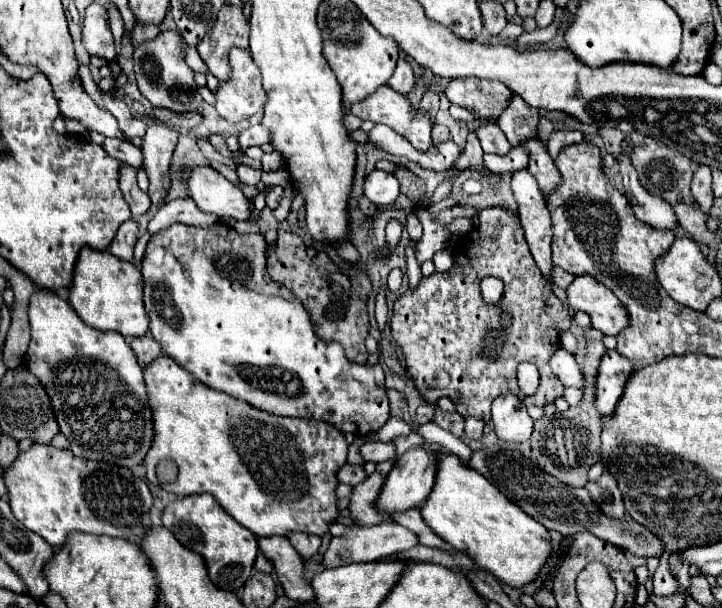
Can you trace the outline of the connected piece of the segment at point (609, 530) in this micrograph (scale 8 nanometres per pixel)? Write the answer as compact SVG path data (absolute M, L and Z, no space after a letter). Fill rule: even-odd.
M497 444L493 448L479 448L473 450L467 466L479 470L491 484L495 484L509 500L517 504L525 504L525 512L541 522L549 530L557 530L563 536L573 536L579 532L591 532L597 538L603 538L605 542L633 554L633 556L655 556L661 558L665 552L663 542L647 530L643 524L627 518L621 522L615 522L613 518L607 518L595 502L591 502L591 496L585 488L571 488L563 482L557 482L557 478L551 478L551 474L545 474L545 470L537 470L529 458L525 458L517 448L507 444Z

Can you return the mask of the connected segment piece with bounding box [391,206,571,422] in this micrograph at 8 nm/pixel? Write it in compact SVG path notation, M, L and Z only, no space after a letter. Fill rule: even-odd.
M487 206L479 210L477 226L455 242L451 254L455 260L453 264L455 270L435 272L429 278L423 278L417 290L407 290L393 306L391 334L393 340L399 346L403 346L403 356L407 362L409 376L413 378L421 396L429 404L435 404L441 396L449 396L463 418L475 416L485 422L491 420L491 402L501 392L507 390L515 392L525 404L533 404L541 408L553 404L557 398L563 396L565 386L551 372L549 360L559 350L559 336L567 332L571 326L571 314L569 314L569 306L553 294L547 280L541 276L529 252L519 216L505 210L503 206ZM487 276L495 276L505 284L499 304L489 304L483 300L479 284ZM503 312L511 316L509 326L501 326ZM521 362L531 362L539 370L539 388L535 394L531 394L531 398L527 398L517 384L517 366Z

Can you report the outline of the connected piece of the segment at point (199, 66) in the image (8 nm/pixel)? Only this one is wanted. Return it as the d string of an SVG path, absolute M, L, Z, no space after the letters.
M187 48L187 54L185 54L185 62L189 64L189 68L193 72L201 72L201 74L209 74L209 68L205 66L205 62L201 60L201 56L197 54L195 48Z

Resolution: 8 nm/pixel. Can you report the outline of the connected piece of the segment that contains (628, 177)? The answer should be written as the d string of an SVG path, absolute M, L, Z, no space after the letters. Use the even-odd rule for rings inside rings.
M619 156L617 158L619 168L621 168L621 176L623 176L623 186L625 186L625 196L635 212L635 216L641 222L647 222L649 226L657 228L657 230L675 230L679 226L679 220L673 212L673 208L659 196L649 194L637 178L637 172L633 170L633 166L629 164L627 156Z

